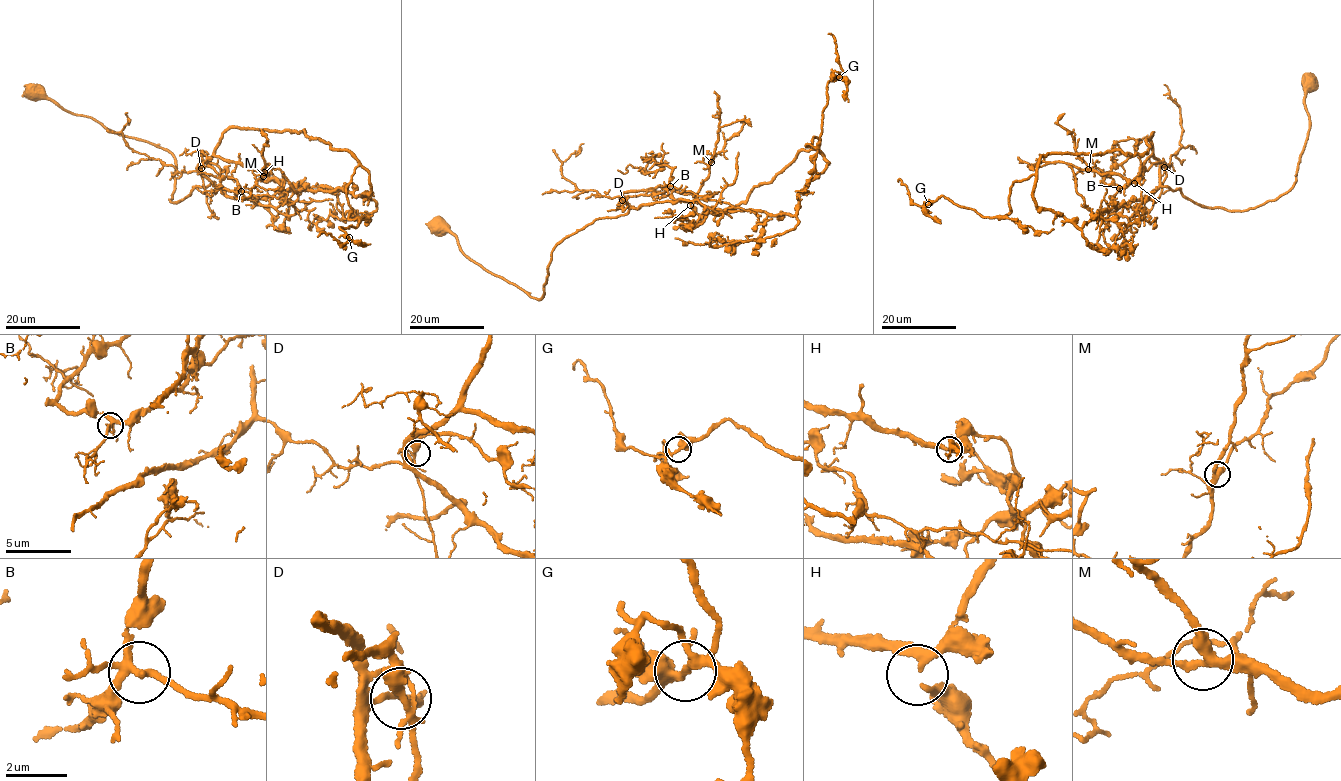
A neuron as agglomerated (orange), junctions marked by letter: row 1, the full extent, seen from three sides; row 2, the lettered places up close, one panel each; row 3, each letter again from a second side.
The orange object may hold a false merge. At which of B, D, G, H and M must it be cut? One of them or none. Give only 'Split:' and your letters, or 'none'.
Split: none

